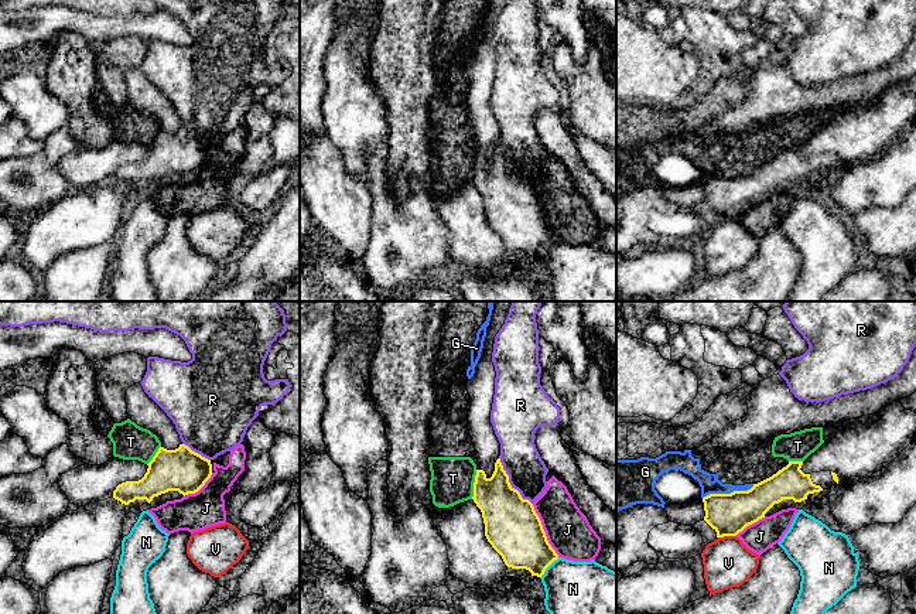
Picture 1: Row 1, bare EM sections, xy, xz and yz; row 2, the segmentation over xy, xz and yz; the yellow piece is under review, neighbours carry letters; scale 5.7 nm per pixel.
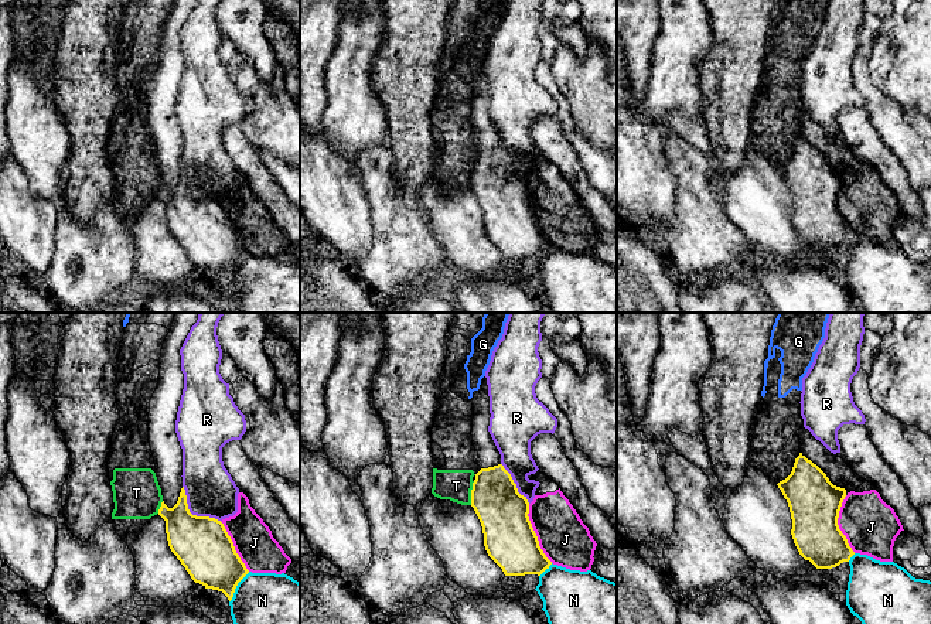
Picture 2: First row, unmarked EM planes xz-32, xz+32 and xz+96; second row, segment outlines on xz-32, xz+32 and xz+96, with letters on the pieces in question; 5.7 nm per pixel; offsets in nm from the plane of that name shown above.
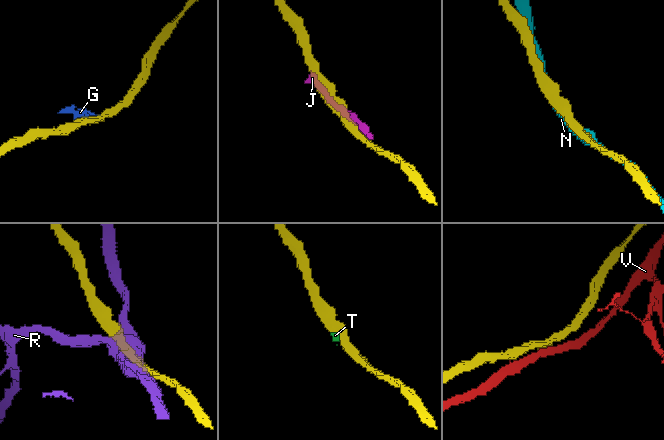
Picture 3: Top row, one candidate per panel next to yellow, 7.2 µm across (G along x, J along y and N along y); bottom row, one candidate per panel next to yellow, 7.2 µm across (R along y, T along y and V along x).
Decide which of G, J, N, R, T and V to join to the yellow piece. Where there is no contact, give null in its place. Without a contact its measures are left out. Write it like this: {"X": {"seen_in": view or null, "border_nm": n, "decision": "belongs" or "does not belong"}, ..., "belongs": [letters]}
{"G": {"seen_in": "yz", "border_nm": 300, "decision": "does not belong"}, "J": {"seen_in": "xz", "border_nm": 340, "decision": "does not belong"}, "N": {"seen_in": "xz", "border_nm": 160, "decision": "does not belong"}, "R": {"seen_in": "xz", "border_nm": 320, "decision": "does not belong"}, "T": {"seen_in": "xz", "border_nm": 170, "decision": "does not belong"}, "V": {"seen_in": "yz", "border_nm": 110, "decision": "does not belong"}, "belongs": []}

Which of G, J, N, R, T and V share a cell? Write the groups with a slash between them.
G T / J / N / R / V

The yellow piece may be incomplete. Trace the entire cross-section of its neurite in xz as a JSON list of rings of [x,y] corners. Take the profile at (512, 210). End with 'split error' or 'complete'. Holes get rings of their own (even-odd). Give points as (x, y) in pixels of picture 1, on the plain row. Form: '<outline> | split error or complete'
[[[500,141],[491,161],[476,153],[472,183],[482,195],[488,225],[507,250],[526,252],[541,260],[558,242],[533,187],[510,168]]] | complete

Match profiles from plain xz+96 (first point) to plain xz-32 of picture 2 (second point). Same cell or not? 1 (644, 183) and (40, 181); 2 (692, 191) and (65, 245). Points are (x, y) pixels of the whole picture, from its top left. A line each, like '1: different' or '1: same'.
1: different
2: same

